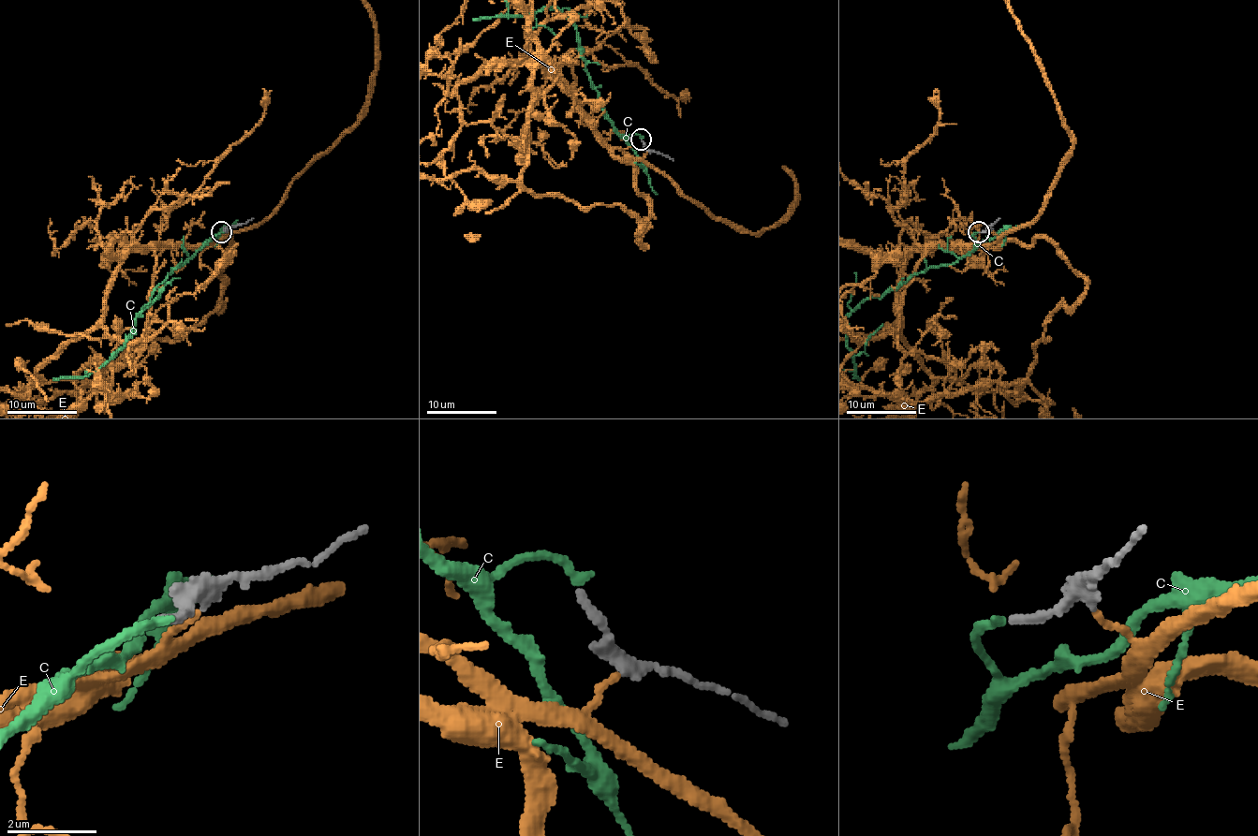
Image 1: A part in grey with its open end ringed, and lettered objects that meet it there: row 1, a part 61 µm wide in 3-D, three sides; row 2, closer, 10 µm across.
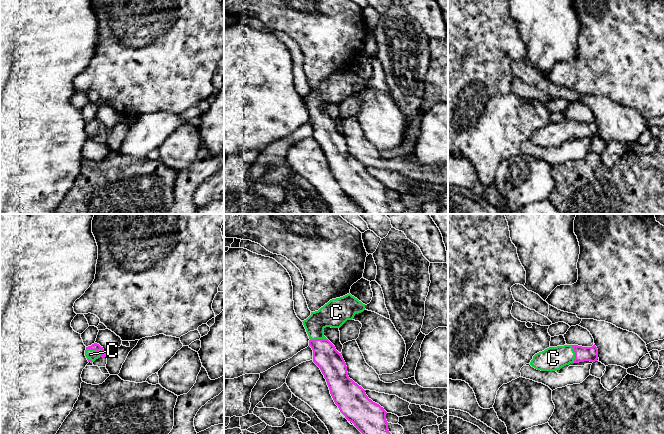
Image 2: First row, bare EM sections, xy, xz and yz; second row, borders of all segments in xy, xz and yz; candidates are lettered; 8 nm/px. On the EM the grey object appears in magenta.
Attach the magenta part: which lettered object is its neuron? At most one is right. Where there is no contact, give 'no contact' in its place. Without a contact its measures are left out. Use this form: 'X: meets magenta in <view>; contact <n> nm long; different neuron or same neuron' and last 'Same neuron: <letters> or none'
C: meets magenta in xy; contact 150 nm long; same neuron
E: no contact; different neuron
Same neuron: C

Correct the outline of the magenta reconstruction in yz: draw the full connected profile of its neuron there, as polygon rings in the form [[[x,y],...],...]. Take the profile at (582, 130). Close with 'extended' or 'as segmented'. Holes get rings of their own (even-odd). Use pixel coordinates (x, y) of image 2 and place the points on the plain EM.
[[[578,121],[549,123],[533,132],[530,141],[541,147],[557,147],[570,139],[584,137],[595,138],[598,135],[598,125]]]; extended

